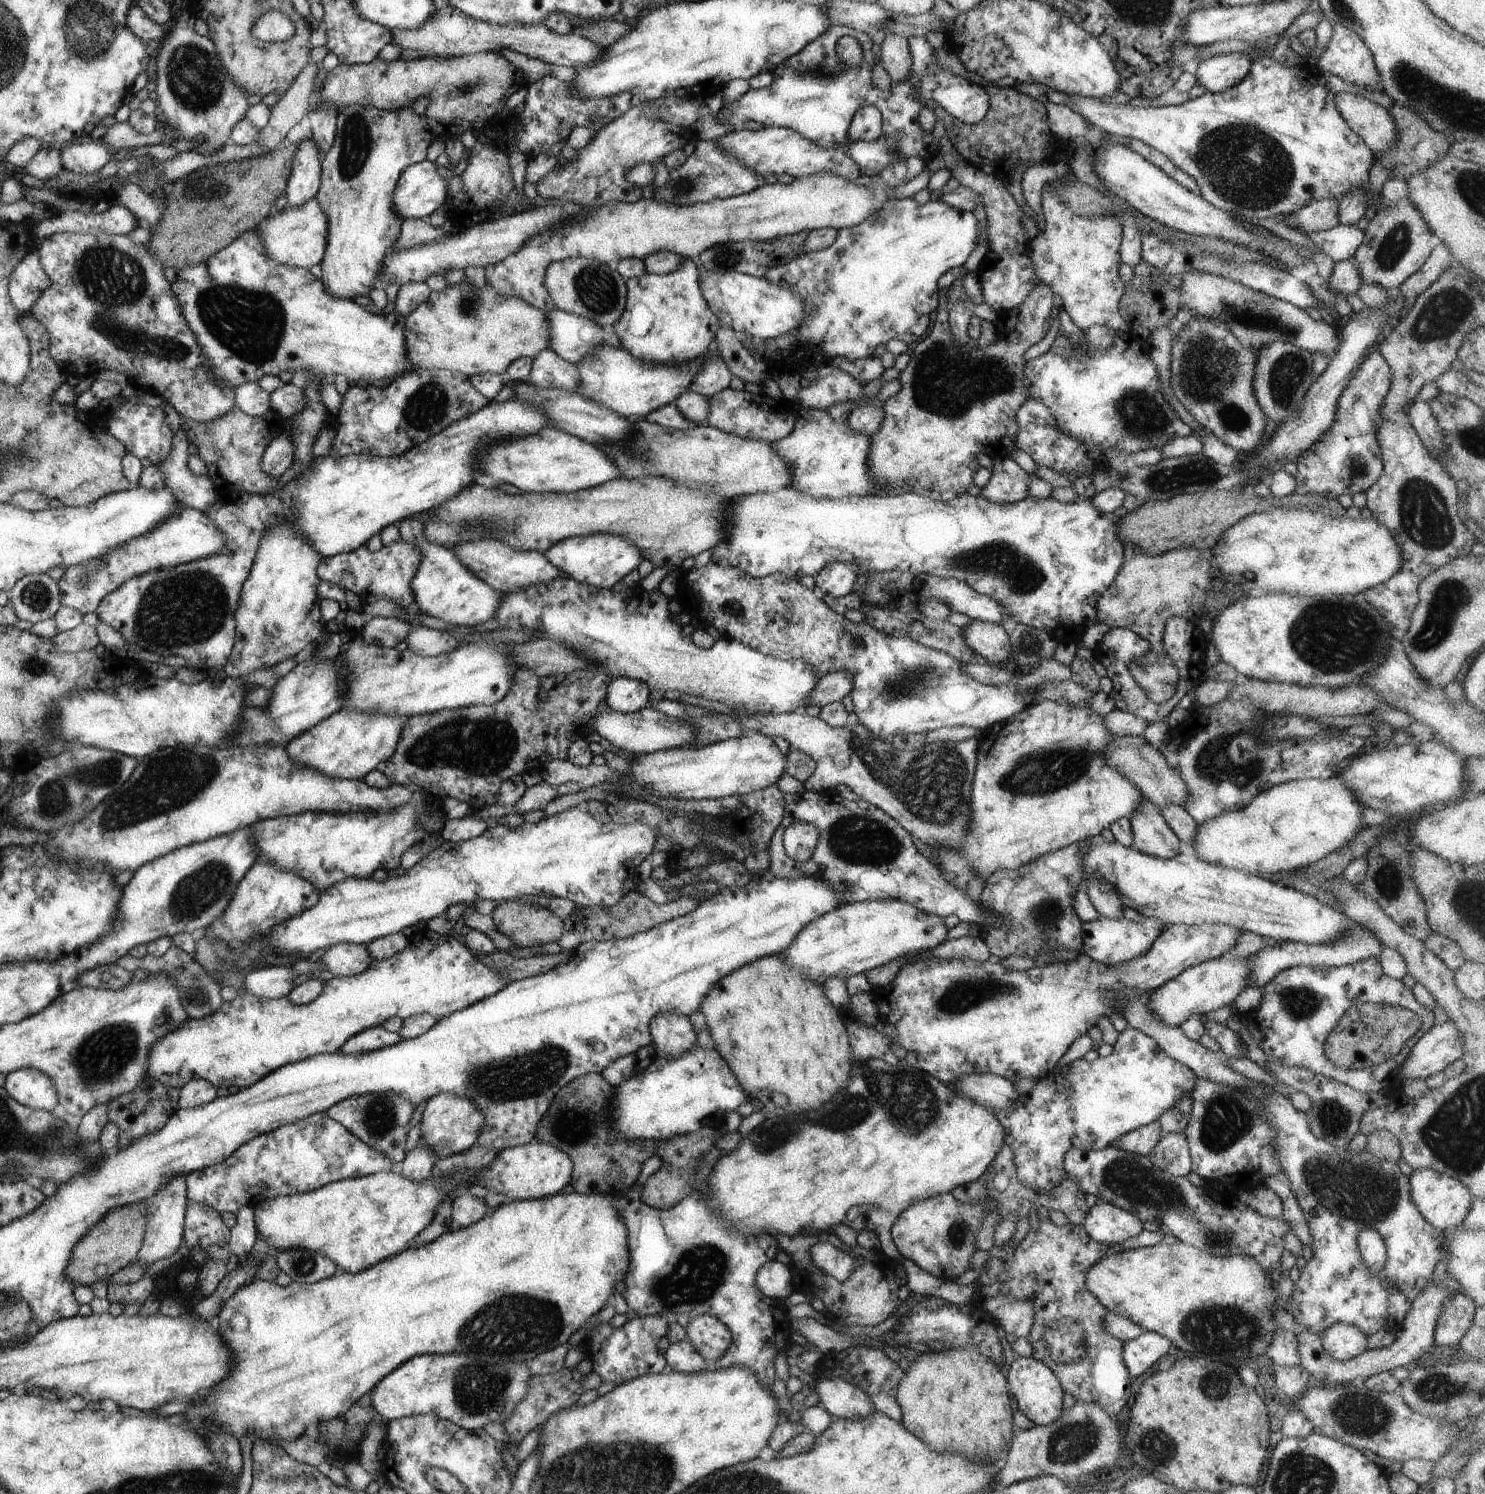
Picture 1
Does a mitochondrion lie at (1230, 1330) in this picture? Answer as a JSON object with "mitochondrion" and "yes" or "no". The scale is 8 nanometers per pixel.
{"mitochondrion":"yes"}

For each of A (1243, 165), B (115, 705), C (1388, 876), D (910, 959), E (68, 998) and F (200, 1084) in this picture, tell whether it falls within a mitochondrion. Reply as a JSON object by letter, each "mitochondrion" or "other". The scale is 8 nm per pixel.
{"A":"mitochondrion","B":"other","C":"mitochondrion","D":"other","E":"other","F":"other"}

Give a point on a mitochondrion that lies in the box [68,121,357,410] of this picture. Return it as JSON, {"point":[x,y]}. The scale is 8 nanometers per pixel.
{"point":[113,280]}

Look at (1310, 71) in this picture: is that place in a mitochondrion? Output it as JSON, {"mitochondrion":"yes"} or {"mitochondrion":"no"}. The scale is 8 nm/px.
{"mitochondrion":"no"}

